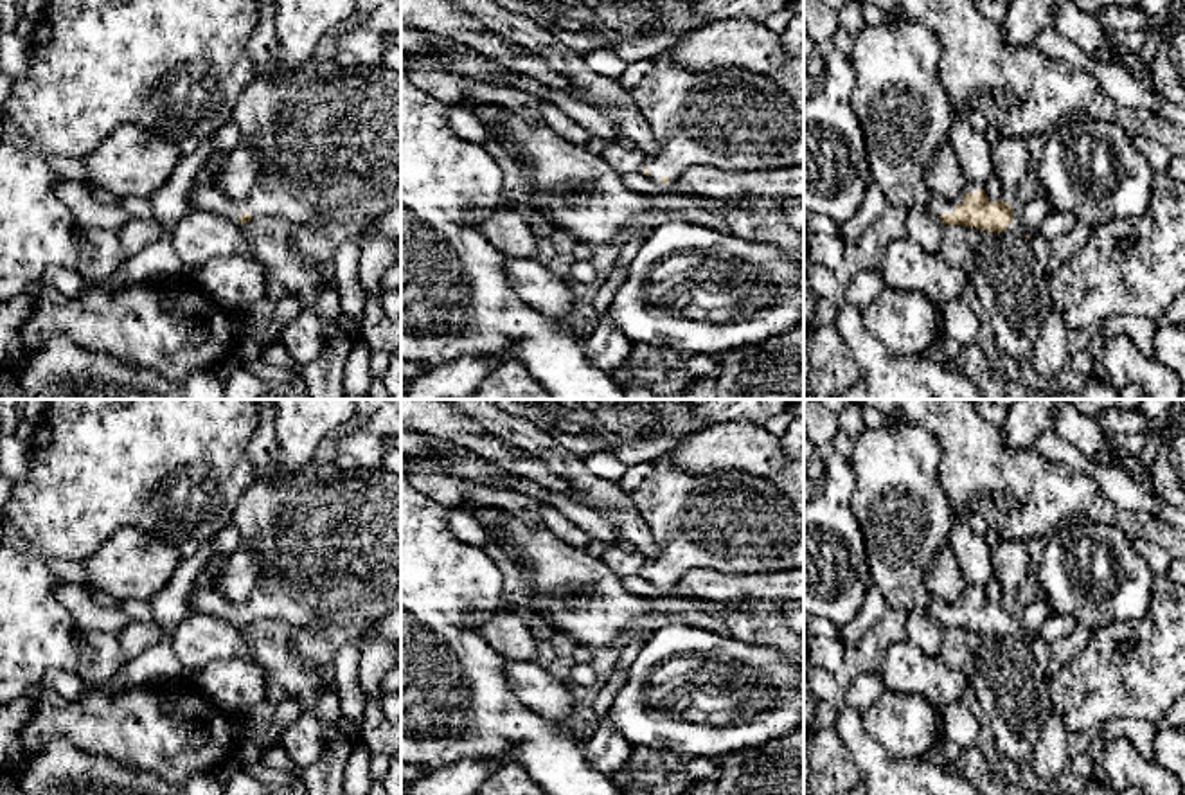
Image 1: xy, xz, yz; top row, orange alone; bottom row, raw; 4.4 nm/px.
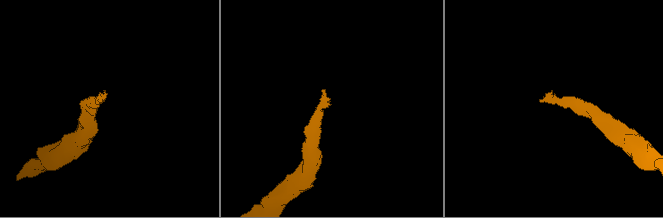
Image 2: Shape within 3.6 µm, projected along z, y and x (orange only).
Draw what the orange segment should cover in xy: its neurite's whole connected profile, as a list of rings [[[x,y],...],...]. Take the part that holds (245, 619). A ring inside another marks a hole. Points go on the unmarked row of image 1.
[[[254,399],[259,426],[246,455],[257,480],[232,516],[241,543],[259,554],[261,576],[237,621],[277,619],[293,628],[327,631],[333,626],[376,622],[401,606],[401,473],[385,466],[345,471],[316,459],[284,475],[272,399]]]

